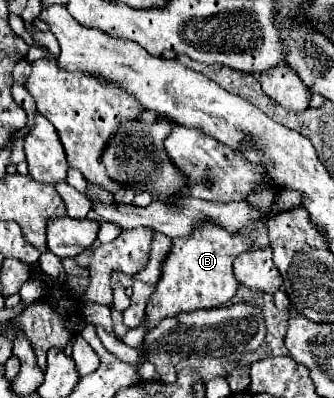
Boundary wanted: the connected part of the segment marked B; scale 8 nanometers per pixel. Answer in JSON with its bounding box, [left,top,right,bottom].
[146,224,250,328]

